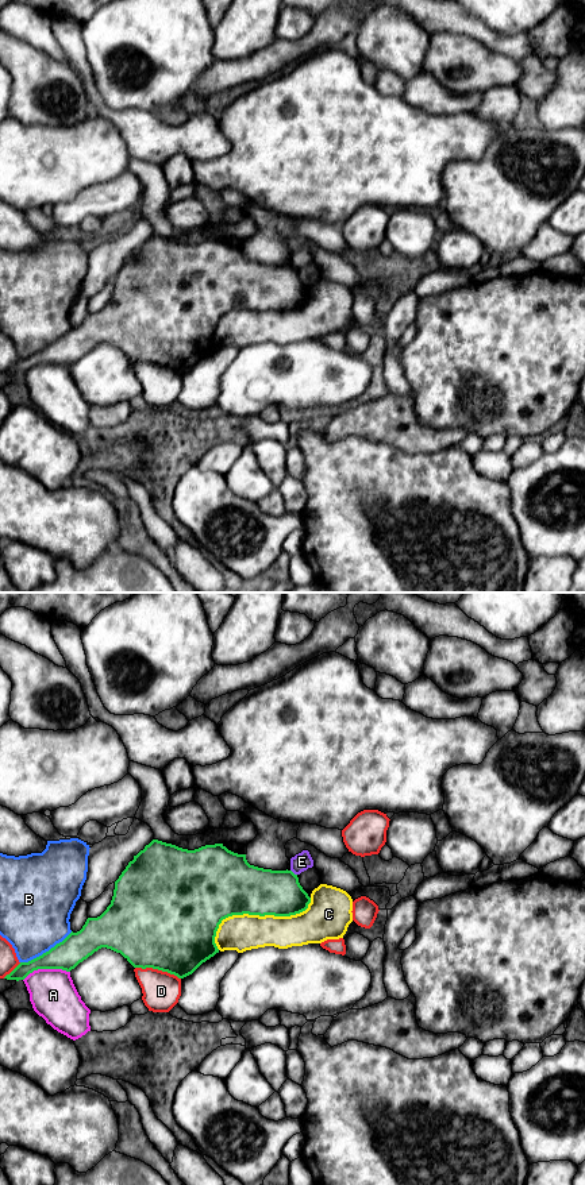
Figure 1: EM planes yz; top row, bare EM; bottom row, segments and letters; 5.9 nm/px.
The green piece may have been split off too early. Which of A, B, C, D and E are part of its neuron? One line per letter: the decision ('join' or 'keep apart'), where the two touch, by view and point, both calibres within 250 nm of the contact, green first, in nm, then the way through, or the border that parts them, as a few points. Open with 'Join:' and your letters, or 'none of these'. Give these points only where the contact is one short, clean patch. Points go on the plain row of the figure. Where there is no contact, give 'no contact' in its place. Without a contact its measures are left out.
Join: none of these
A: keep apart; contact yz (46, 363); calibres 180 and 280 nm
B: keep apart; contact yz (46, 347); calibres 180 and 420 nm
C: keep apart; contact yz (258, 309); calibres 360 and 220 nm
D: keep apart; contact yz (158, 365); calibres 500 and 220 nm
E: keep apart; contact yz (292, 267); calibres 280 and 110 nm; border yz (291, 265), (296, 270)

